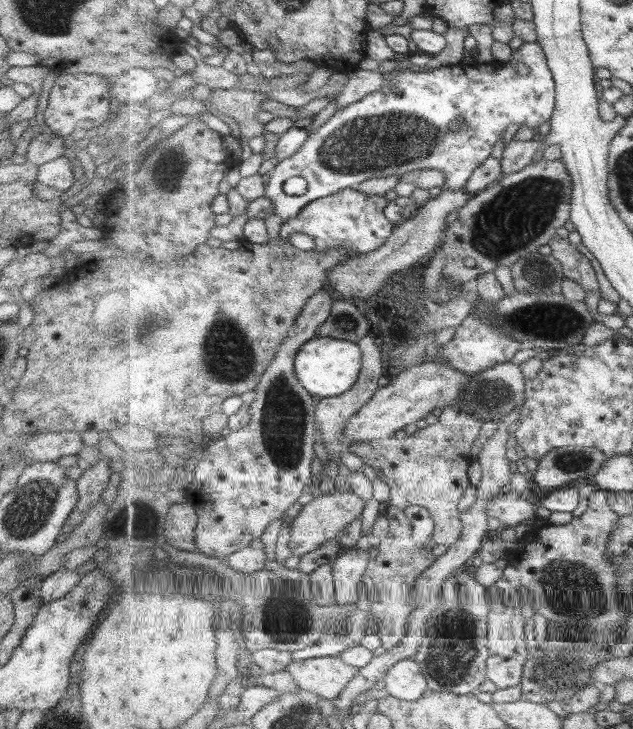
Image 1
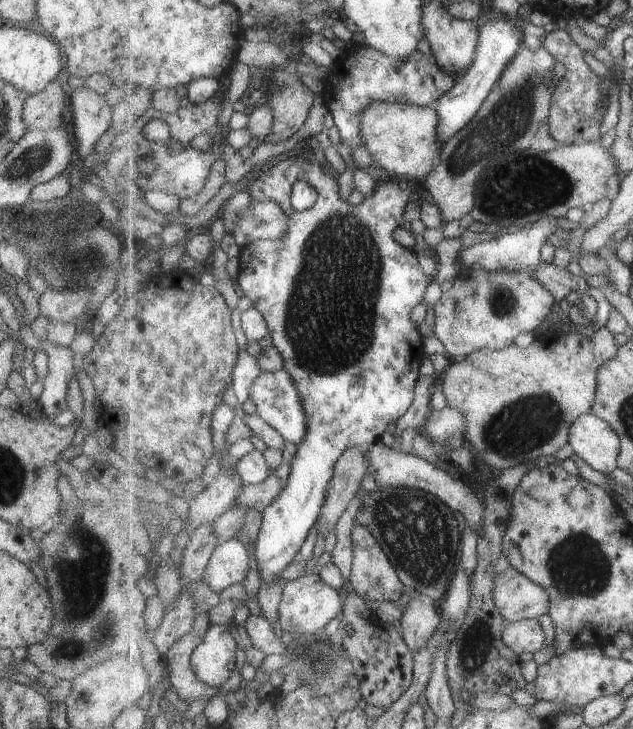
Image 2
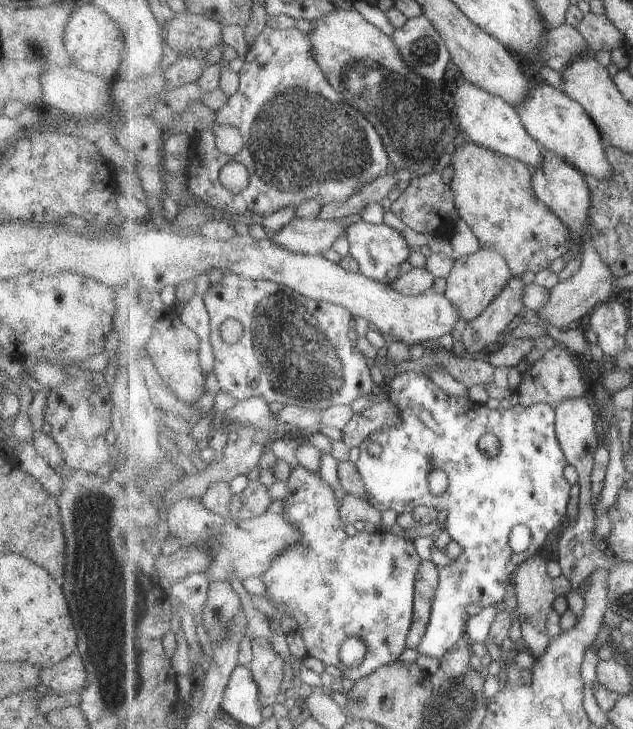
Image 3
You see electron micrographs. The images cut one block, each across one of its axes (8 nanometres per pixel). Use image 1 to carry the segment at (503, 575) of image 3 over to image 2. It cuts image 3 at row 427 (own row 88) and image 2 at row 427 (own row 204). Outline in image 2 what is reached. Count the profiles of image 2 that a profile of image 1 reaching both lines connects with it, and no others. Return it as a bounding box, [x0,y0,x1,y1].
[249,369,308,446]

